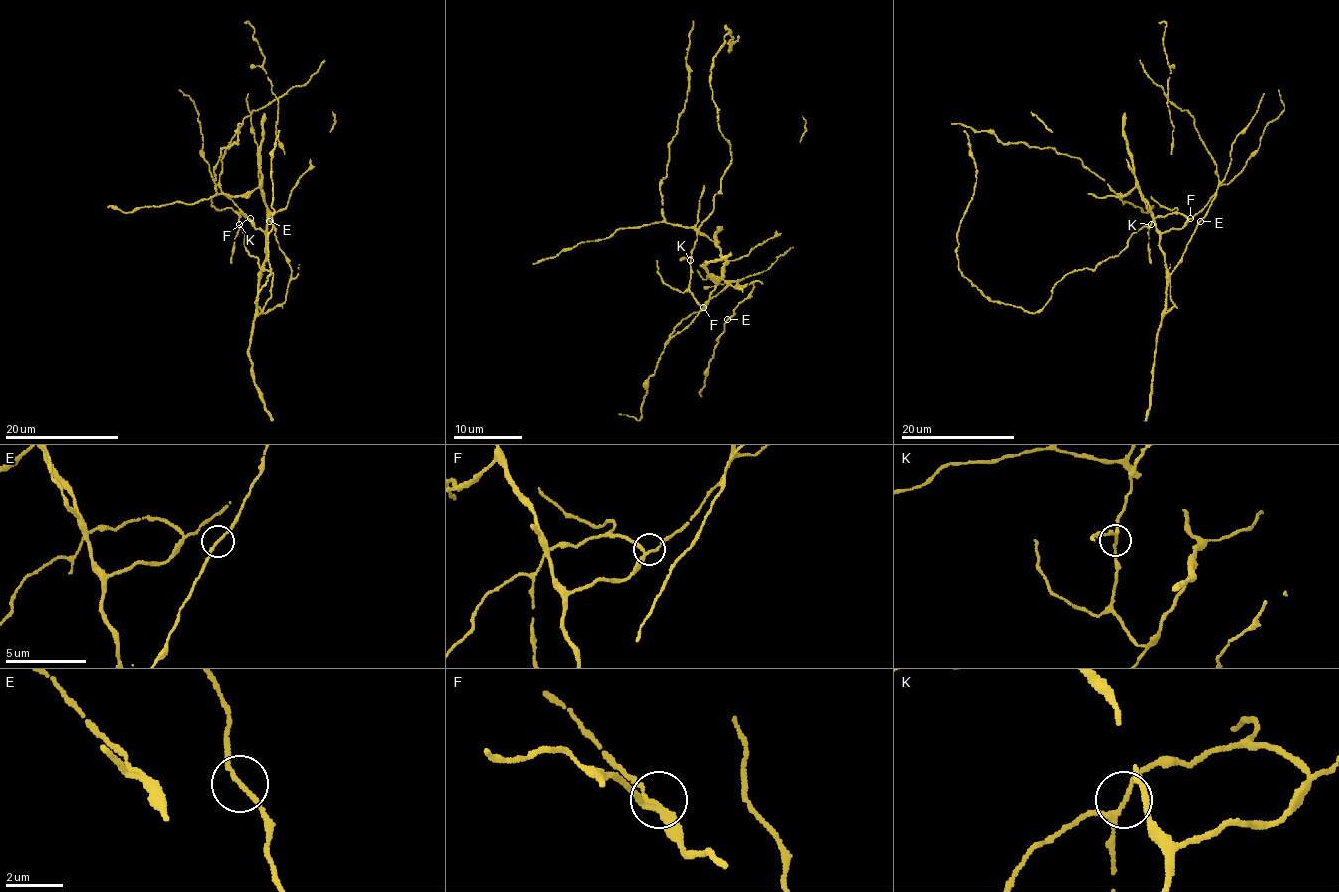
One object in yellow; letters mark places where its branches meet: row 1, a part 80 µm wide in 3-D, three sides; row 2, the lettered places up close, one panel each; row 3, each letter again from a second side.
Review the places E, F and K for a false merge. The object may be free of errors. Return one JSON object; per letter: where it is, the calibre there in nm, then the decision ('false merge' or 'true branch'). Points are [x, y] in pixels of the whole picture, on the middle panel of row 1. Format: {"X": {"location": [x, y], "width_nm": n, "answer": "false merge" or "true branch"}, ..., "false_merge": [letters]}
{"E": {"location": [727, 319], "width_nm": 140, "answer": "true branch"}, "F": {"location": [703, 307], "width_nm": 180, "answer": "true branch"}, "K": {"location": [690, 260], "width_nm": 140, "answer": "true branch"}, "false_merge": []}

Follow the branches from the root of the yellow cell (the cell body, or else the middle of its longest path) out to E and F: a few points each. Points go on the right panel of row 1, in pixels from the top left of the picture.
E: (1162, 216), (1182, 213), (1188, 219), (1161, 235), (1167, 268), (1164, 313), (1174, 305), (1170, 275), (1199, 221)
F: (1162, 216), (1182, 213), (1190, 218)

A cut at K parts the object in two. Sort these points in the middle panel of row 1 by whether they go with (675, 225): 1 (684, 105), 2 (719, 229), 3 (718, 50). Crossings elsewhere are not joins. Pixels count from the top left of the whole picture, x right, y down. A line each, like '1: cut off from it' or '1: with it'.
1: with it
2: with it
3: cut off from it

